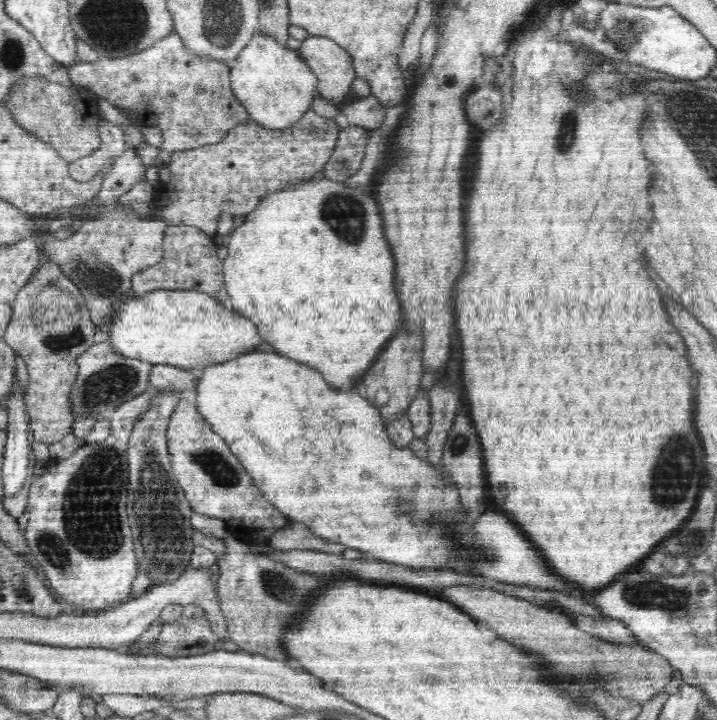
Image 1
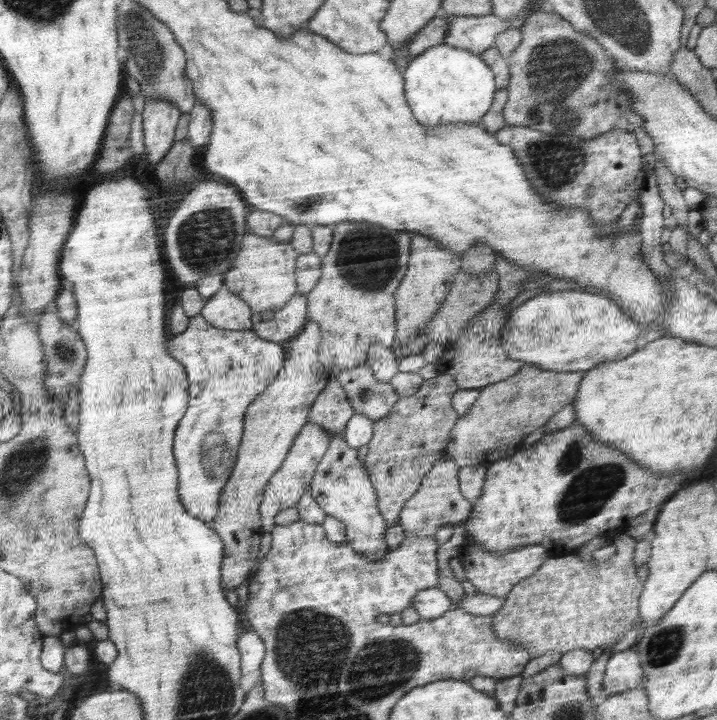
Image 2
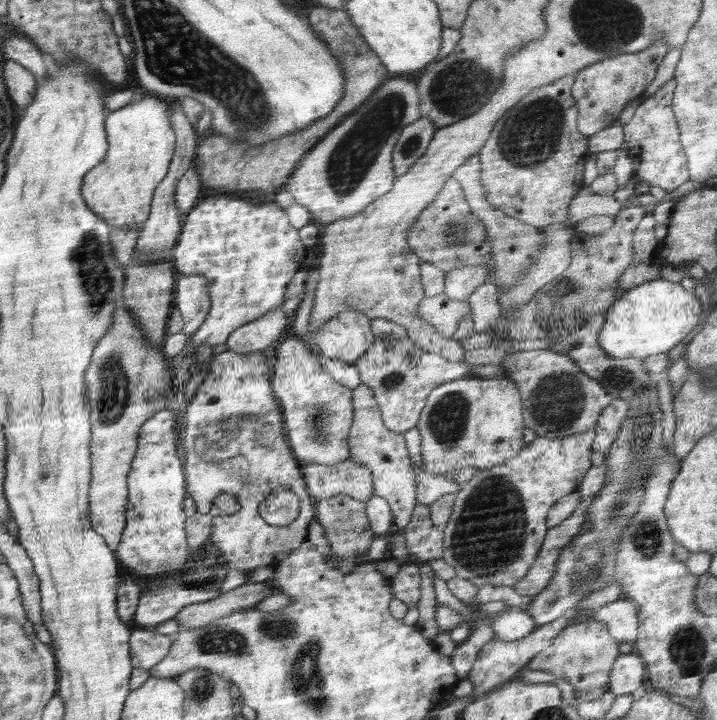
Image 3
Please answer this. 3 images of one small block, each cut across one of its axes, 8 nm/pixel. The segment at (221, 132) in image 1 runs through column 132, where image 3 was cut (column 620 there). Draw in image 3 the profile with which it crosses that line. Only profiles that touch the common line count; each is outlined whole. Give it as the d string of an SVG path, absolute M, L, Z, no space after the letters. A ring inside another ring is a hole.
M656 41L650 48L638 53L626 53L608 57L603 61L585 66L575 73L575 83L572 88L573 97L578 104L578 127L588 137L604 130L619 120L620 113L631 101L642 95L656 77L659 64L669 51L664 41Z

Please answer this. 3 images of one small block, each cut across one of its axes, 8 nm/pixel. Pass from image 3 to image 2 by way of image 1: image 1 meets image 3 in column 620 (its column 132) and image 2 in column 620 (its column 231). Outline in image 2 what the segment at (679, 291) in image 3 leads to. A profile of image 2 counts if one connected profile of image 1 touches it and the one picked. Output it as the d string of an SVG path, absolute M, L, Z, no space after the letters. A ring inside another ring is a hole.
M563 290L536 295L528 299L510 314L503 328L503 349L512 358L532 363L540 369L553 371L586 371L608 361L630 357L639 348L638 338L643 327L624 312L614 300L606 295L586 290Z

